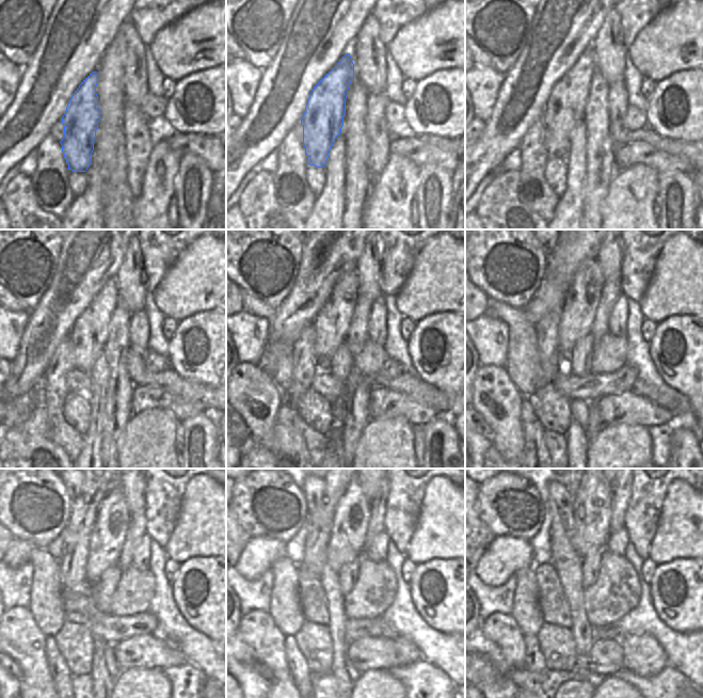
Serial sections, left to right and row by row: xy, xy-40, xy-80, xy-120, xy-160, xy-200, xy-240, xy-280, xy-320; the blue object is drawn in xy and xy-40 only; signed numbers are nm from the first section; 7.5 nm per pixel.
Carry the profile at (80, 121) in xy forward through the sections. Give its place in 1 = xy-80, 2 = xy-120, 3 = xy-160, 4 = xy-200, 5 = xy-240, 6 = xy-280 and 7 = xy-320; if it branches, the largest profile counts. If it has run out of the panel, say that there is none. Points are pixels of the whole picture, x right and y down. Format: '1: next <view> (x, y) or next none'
1: next xy-80 (565, 106)
2: next xy-120 (89, 335)
3: next xy-160 (331, 326)
4: next xy-200 (578, 311)
5: next xy-240 (107, 538)
6: next xy-280 (347, 541)
7: next xy-320 (593, 501)

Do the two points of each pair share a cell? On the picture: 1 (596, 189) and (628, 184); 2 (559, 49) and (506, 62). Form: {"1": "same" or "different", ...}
{"1": "different", "2": "different"}

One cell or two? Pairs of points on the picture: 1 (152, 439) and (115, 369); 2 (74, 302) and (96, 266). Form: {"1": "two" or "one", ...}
{"1": "two", "2": "one"}

